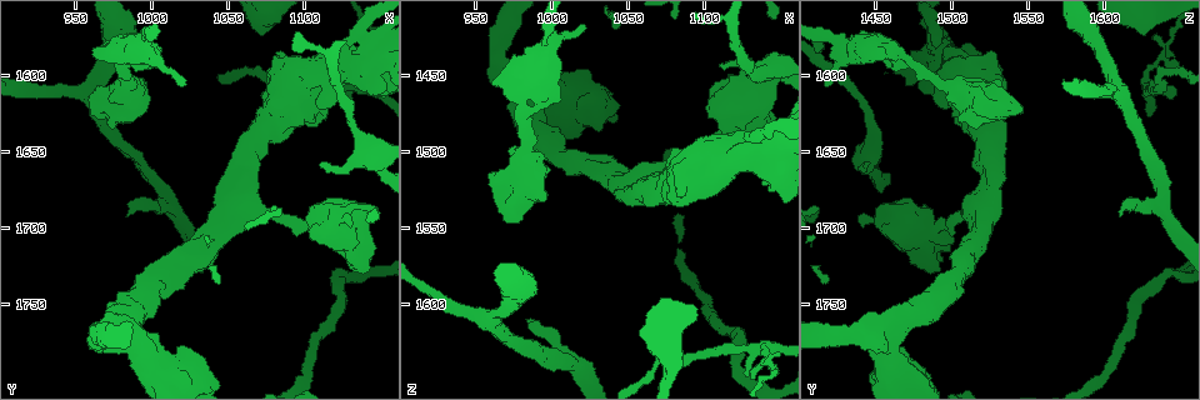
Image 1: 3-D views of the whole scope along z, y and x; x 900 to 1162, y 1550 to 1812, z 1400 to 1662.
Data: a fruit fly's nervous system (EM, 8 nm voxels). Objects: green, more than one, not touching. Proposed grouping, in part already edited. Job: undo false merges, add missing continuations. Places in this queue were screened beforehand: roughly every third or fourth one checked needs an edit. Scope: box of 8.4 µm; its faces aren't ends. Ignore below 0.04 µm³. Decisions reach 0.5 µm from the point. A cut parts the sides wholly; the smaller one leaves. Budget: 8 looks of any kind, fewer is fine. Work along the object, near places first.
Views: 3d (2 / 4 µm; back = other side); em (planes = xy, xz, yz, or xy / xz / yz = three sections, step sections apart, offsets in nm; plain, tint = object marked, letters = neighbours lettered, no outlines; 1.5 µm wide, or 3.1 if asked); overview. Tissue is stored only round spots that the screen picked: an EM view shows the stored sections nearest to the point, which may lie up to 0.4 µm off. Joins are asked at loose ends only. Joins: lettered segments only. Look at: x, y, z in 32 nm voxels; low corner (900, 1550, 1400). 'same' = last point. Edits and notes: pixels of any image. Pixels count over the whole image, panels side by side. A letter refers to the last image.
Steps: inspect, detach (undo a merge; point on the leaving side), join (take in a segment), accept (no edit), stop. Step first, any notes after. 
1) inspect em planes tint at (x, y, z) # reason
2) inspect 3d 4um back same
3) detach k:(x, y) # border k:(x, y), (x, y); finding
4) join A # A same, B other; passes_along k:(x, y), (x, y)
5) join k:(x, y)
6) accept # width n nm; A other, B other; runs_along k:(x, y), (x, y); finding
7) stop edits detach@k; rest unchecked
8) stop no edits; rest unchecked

inspect em planes letters at (982, 1690, 1610) # an open end

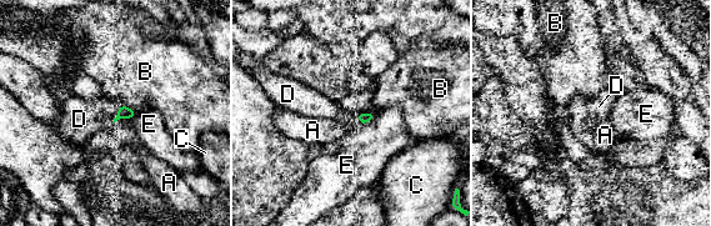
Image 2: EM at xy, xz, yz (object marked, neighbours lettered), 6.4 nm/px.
join D # A other, B other, C other, D same, E other; it goes on there

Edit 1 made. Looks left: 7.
inspect overview # see it whole again

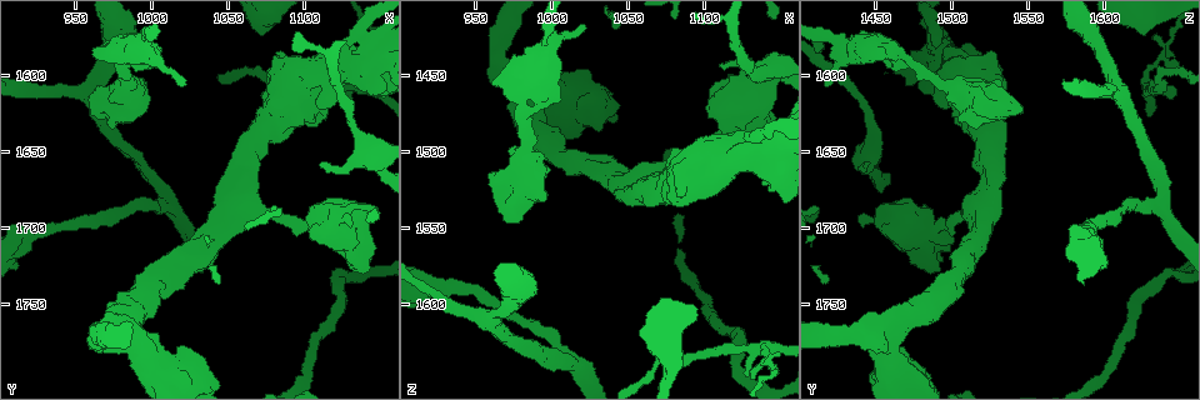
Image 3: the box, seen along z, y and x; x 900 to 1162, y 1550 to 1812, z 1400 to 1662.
inspect em planes letters at (1110, 1658, 1444) # an open end

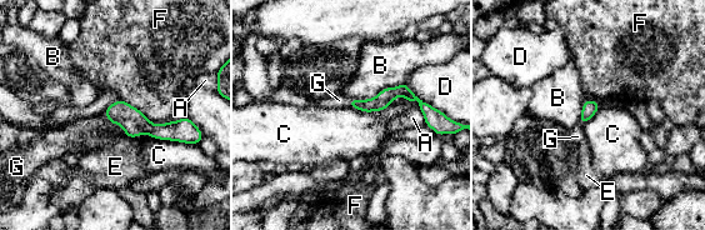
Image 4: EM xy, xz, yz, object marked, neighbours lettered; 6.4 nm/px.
join G # A other, B other, C other, D other, E other, F other, G same; passes_along 4:(134, 123), (108, 116), (74, 135); it goes on there

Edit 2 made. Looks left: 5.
inspect overview

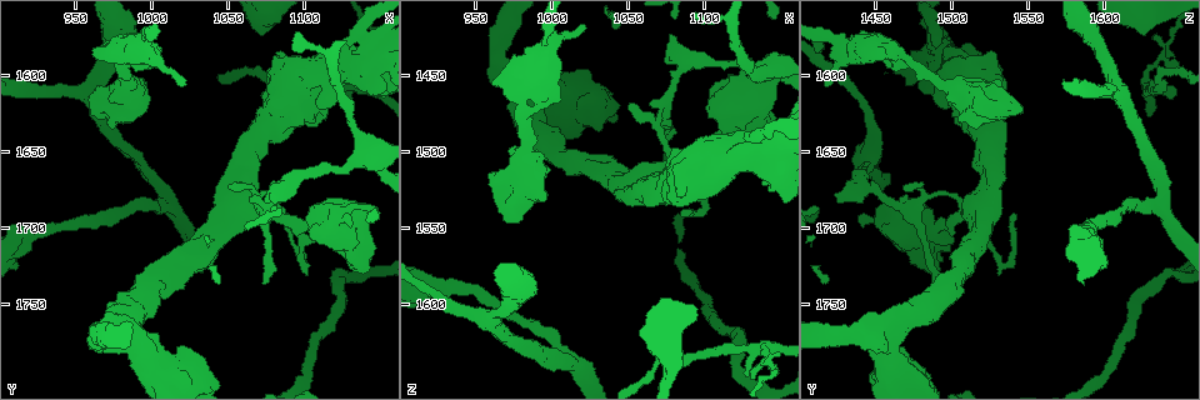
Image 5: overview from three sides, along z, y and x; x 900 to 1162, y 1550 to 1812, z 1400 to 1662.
inspect em xy step 4 tint at (998, 1576, 1422) # thin neck

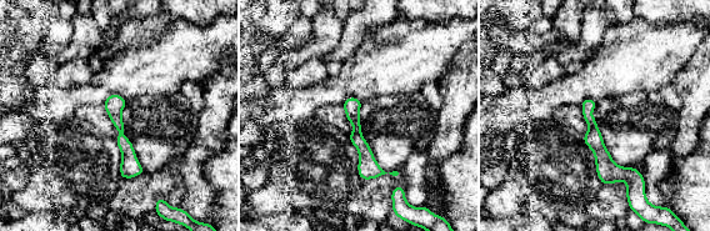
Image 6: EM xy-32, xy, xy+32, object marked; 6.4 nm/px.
inspect em planes letters same

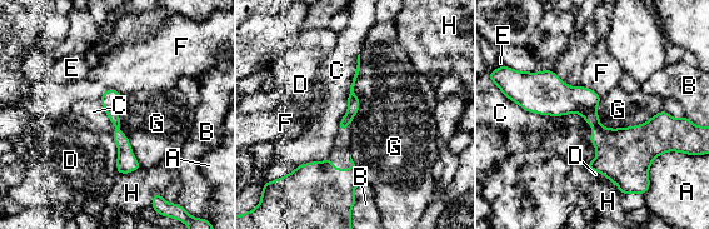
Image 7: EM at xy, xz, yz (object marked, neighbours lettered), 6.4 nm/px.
accept # A other, B other, C other, D other, E other, F other, G other, H other; runs_along 7:(522, 96), (573, 99), (608, 137), (669, 124); continuous, no second neuron

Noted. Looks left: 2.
stop edits join@2, join@4; rest unchecked

